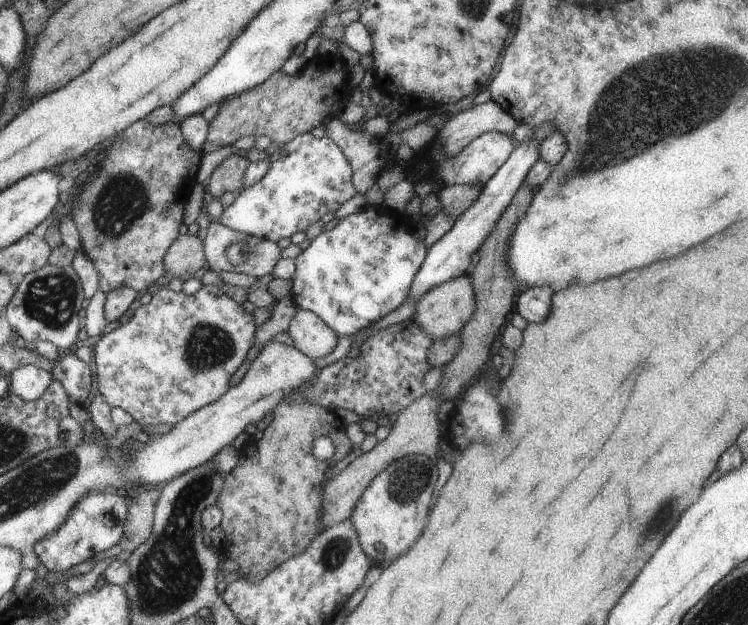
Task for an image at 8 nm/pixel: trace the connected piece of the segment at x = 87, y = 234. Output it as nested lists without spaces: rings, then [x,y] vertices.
[[[140,119],[122,130],[118,136],[119,139],[96,162],[99,175],[86,184],[80,200],[72,208],[72,216],[81,238],[81,248],[98,270],[98,288],[107,293],[126,287],[142,295],[150,284],[166,274],[164,256],[179,236],[184,208],[196,183],[195,176],[204,152],[194,152],[186,144],[180,125],[174,122],[155,126]]]

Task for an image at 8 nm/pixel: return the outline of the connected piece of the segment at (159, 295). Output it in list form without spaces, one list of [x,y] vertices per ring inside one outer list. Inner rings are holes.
[[[202,285],[192,296],[184,294],[183,290],[176,292],[162,288],[153,294],[148,304],[141,305],[126,324],[104,332],[96,343],[96,388],[111,407],[119,406],[140,426],[176,424],[199,408],[218,400],[229,389],[230,378],[254,345],[256,330],[253,314],[224,294],[218,285]]]

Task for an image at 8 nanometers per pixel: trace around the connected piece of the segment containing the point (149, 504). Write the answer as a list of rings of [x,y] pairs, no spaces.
[[[158,488],[144,490],[137,496],[134,495],[129,499],[128,520],[126,520],[126,528],[124,528],[124,536],[118,542],[118,548],[124,552],[134,552],[140,544],[148,540],[158,499],[162,494]]]

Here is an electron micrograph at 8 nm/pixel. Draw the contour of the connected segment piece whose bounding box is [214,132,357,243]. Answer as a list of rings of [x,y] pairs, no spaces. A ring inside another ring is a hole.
[[[308,133],[283,144],[280,158],[272,162],[270,170],[250,188],[236,193],[236,198],[216,222],[238,232],[277,243],[298,232],[306,232],[328,212],[335,212],[350,200],[357,190],[353,183],[352,166],[342,149],[328,137],[316,138]]]

